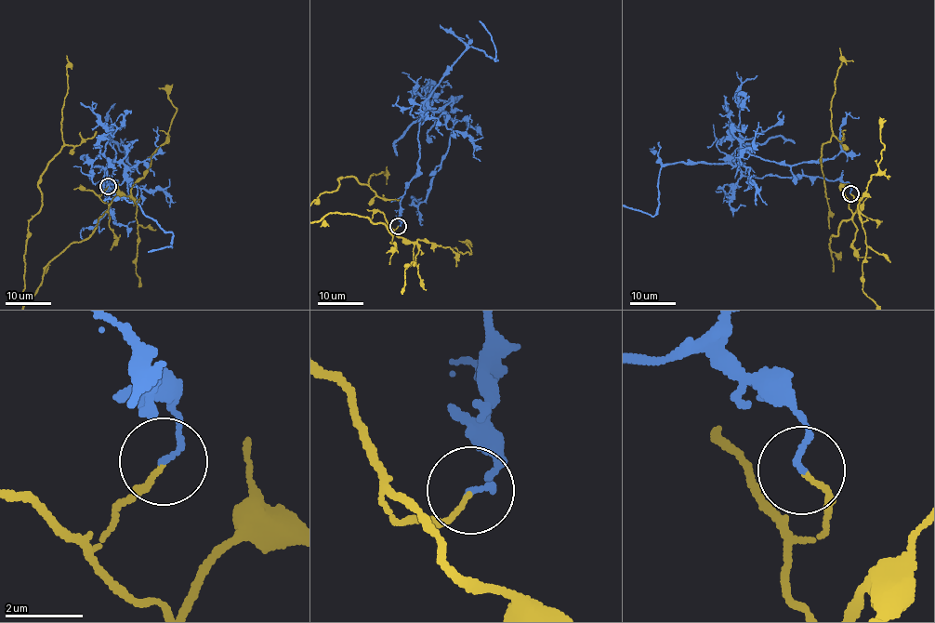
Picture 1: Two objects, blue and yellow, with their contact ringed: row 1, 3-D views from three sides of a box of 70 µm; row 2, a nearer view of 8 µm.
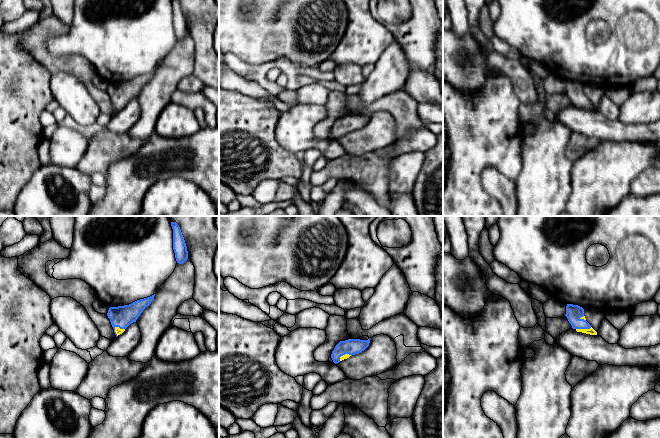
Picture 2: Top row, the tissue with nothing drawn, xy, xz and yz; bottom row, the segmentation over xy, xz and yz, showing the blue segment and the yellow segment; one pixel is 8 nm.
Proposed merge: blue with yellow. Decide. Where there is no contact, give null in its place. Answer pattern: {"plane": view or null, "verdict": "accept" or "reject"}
{"plane": "yz", "verdict": "reject"}

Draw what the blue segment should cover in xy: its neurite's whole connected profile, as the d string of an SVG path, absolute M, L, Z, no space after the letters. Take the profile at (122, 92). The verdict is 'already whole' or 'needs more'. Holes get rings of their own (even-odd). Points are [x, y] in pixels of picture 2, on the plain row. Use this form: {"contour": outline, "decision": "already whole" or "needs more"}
{"contour": "M154 71L137 76L129 81L124 81L124 82L118 82L118 83L110 83L107 89L108 94L110 95L111 101L114 105L114 109L117 113L117 110L115 108L115 104L119 103L120 105L126 105L131 99L136 98L138 93L141 91L143 86L148 83L151 78L154 76Z", "decision": "already whole"}

